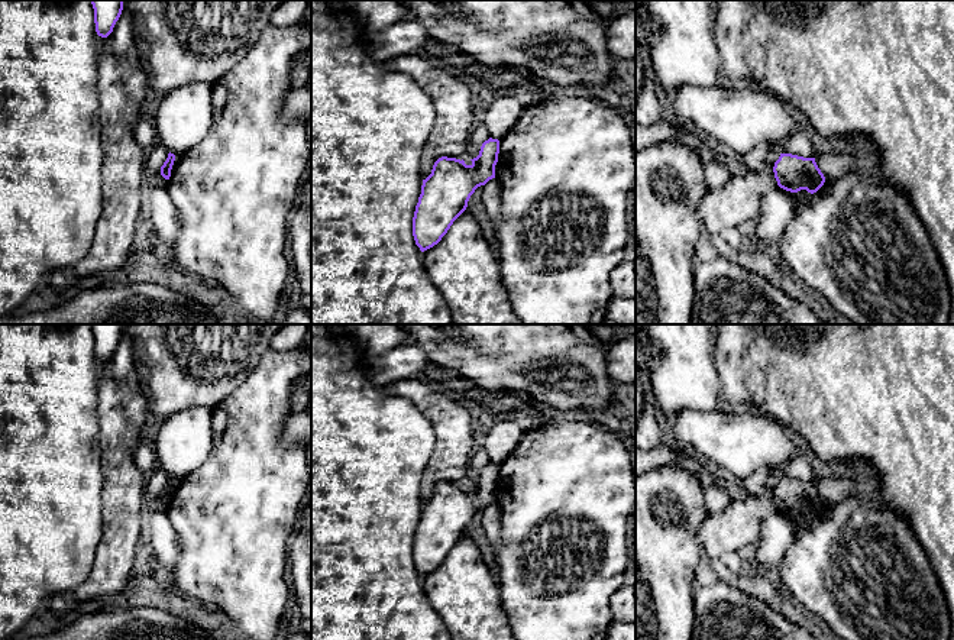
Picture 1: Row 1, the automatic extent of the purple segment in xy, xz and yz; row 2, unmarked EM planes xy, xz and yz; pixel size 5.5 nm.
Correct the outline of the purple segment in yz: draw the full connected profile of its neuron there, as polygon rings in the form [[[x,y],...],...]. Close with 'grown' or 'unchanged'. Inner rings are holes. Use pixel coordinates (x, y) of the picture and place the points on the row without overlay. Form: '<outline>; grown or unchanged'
[[[780,478],[773,491],[777,510],[786,515],[798,517],[806,514],[816,517],[825,507],[815,482],[803,482],[792,478]]]; unchanged

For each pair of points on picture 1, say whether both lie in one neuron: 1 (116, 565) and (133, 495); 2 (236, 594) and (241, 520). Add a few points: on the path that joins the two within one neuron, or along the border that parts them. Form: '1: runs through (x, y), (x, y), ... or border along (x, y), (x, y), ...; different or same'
1: runs through (116, 548), (123, 529), (123, 513); same
2: runs through (236, 575), (236, 539); same

